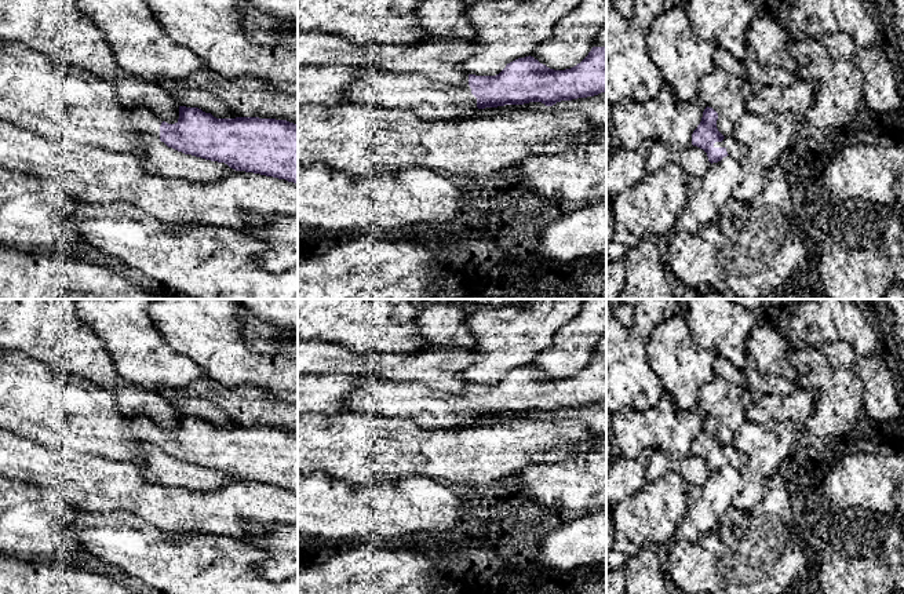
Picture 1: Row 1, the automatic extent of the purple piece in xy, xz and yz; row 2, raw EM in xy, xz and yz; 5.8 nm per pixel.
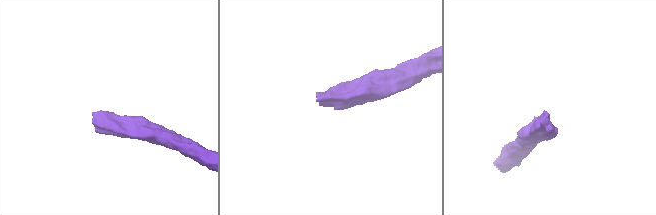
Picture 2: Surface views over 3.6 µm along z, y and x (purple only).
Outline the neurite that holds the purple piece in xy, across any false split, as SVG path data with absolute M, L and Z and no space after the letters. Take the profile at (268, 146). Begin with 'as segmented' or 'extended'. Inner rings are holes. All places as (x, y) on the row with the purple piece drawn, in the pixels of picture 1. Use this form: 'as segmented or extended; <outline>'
extended; M0 40L0 119L54 141L83 143L120 153L136 154L141 136L152 135L168 147L211 161L225 163L236 171L245 171L298 183L298 124L287 120L236 117L216 119L198 107L179 106L179 119L168 124L145 106L125 107L116 90L92 73L59 65L23 44Z

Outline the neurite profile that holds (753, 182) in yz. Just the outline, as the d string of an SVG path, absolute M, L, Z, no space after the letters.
M746 112L734 124L732 136L748 150L740 161L743 181L732 192L732 197L748 201L757 197L765 185L765 175L779 163L790 146L797 123L792 113L761 114Z

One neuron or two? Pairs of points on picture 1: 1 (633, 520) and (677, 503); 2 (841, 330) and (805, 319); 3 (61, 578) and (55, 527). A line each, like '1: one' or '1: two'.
1: one
2: one
3: two

